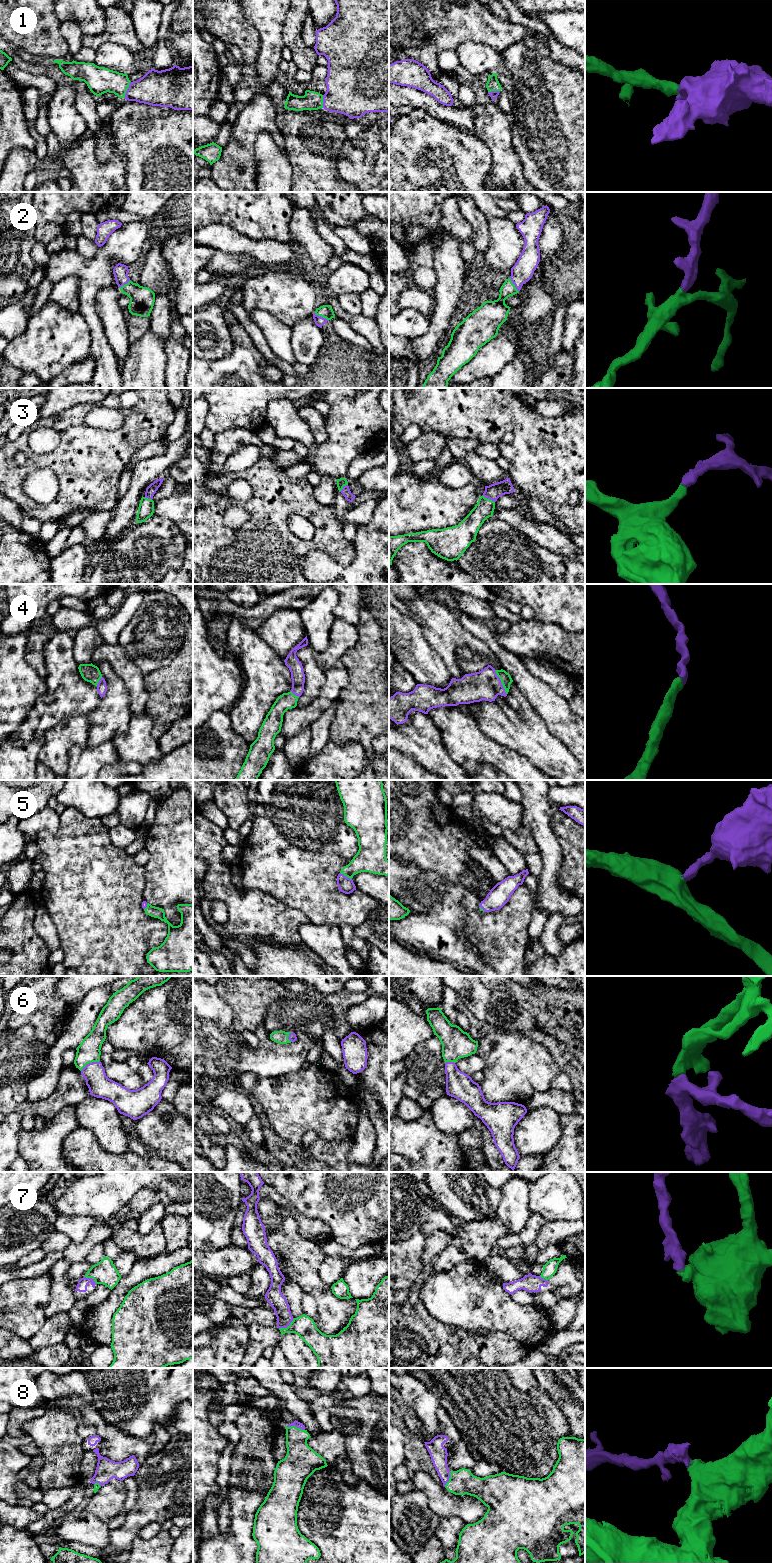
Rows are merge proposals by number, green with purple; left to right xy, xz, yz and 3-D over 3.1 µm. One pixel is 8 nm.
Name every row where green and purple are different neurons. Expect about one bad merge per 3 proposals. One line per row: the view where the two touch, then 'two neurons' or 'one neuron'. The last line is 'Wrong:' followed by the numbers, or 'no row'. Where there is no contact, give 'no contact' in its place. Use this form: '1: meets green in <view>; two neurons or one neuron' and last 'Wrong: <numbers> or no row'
1: meets green in xy; one neuron
2: meets green in xz; one neuron
3: meets green in yz; one neuron
4: meets green in yz; one neuron
5: meets green in xz; one neuron
6: meets green in xy; one neuron
7: meets green in xz; two neurons
8: meets green in xz; one neuron
Wrong: 7

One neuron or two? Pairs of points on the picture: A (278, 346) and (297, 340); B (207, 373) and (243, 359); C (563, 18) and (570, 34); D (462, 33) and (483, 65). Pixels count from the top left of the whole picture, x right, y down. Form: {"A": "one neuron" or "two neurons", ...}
{"A": "two neurons", "B": "one neuron", "C": "one neuron", "D": "two neurons"}

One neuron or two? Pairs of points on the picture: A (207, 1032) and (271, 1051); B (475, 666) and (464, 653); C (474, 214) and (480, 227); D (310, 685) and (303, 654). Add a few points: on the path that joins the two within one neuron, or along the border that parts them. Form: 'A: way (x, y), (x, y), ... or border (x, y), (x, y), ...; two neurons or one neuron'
A: way (223, 1048), (229, 1054), (255, 1054); one neuron
B: way (472, 663), (466, 656); one neuron
C: way (475, 217), (480, 224); one neuron
D: way (310, 677), (309, 662); one neuron

